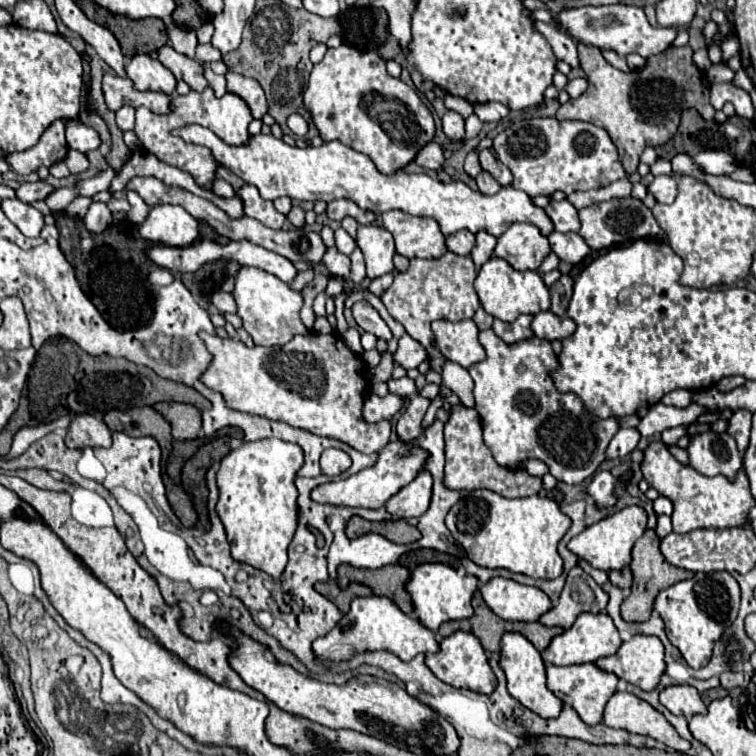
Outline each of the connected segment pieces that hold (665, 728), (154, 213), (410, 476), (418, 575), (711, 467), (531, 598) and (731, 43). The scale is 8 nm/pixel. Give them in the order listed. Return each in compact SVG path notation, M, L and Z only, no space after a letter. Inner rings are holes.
M615 693L605 707L603 723L629 733L653 737L679 753L685 753L691 747L691 743L683 741L675 733L675 727L663 717L663 713L633 693Z
M157 205L139 225L143 239L161 245L191 245L199 237L199 223L179 205Z
M391 441L379 451L379 459L375 461L373 467L367 467L347 479L341 481L331 481L325 485L319 485L313 489L311 497L317 503L327 503L327 505L347 505L347 507L365 507L365 509L379 509L383 507L389 497L393 497L399 489L403 489L407 483L411 483L421 471L427 461L429 453L421 447L417 447L413 441ZM407 449L407 453L403 453Z
M425 563L419 565L413 571L411 581L407 583L407 591L413 599L415 605L415 613L419 617L419 621L437 631L441 623L445 621L453 621L453 619L467 619L473 617L473 607L471 607L471 599L473 593L479 587L479 579L473 575L459 575L453 567L449 565L441 565L441 563Z
M705 431L689 439L689 465L703 475L725 475L733 479L743 467L735 439L729 433Z
M493 577L479 591L489 609L505 621L537 621L553 607L539 587L527 587L505 577Z
M737 37L727 39L725 43L721 43L721 49L723 49L723 61L739 55L739 39Z

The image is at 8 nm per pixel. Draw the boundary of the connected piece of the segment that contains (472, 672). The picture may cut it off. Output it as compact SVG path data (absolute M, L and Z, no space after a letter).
M455 631L453 635L445 637L441 641L441 649L439 653L431 653L425 657L427 667L445 683L457 687L457 689L471 689L477 693L493 693L495 685L497 685L497 677L489 667L485 649L481 647L479 639L473 633L465 633L465 631Z

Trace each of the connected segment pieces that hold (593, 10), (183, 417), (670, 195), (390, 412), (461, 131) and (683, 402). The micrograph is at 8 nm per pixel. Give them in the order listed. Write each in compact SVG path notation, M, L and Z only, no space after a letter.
M603 5L603 7L579 7L579 9L565 9L559 17L559 25L567 31L573 39L595 45L599 49L613 49L619 55L639 53L641 57L651 57L665 51L677 37L681 27L651 27L641 7L631 5Z
M157 403L155 409L171 423L177 441L195 439L201 431L201 411L187 403Z
M659 175L649 185L649 191L655 195L655 199L659 203L671 203L677 197L677 179L669 177L669 175Z
M387 393L385 397L379 395L369 395L365 405L363 405L363 417L369 423L377 423L383 419L393 419L405 405L405 397Z
M447 111L447 113L441 117L441 121L443 121L443 133L445 133L453 143L457 143L457 141L461 141L461 139L465 137L465 121L463 121L463 117L461 117L459 113Z
M675 389L675 391L667 393L667 395L661 399L661 403L673 405L673 407L679 407L679 409L685 409L685 407L691 405L691 395L693 395L693 393L687 391L687 389Z

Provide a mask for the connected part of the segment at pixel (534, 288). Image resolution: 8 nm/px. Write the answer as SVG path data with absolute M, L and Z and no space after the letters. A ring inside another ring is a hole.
M491 257L479 269L477 279L475 279L475 291L481 299L483 309L495 319L501 319L505 323L513 323L523 313L535 315L539 311L547 311L551 305L549 289L537 271L515 271L507 261L499 257Z

